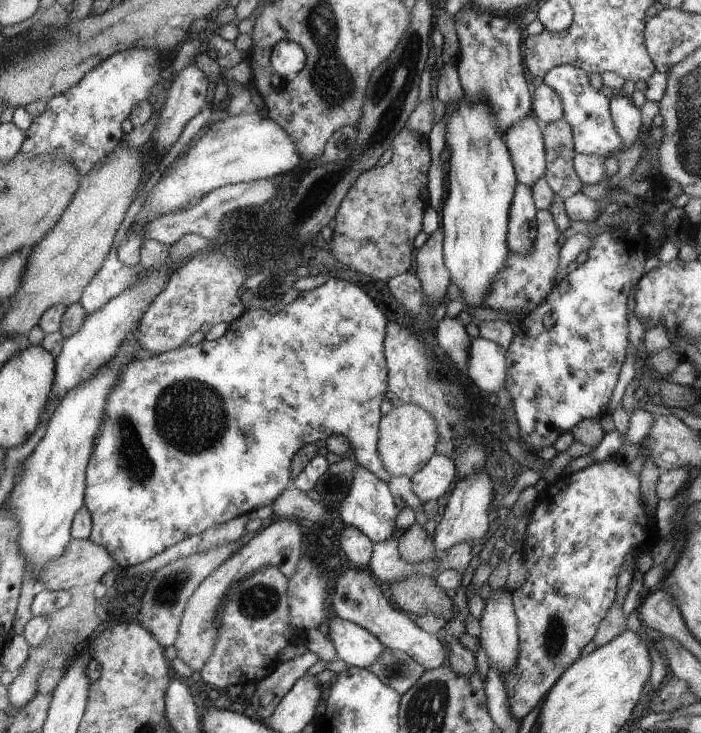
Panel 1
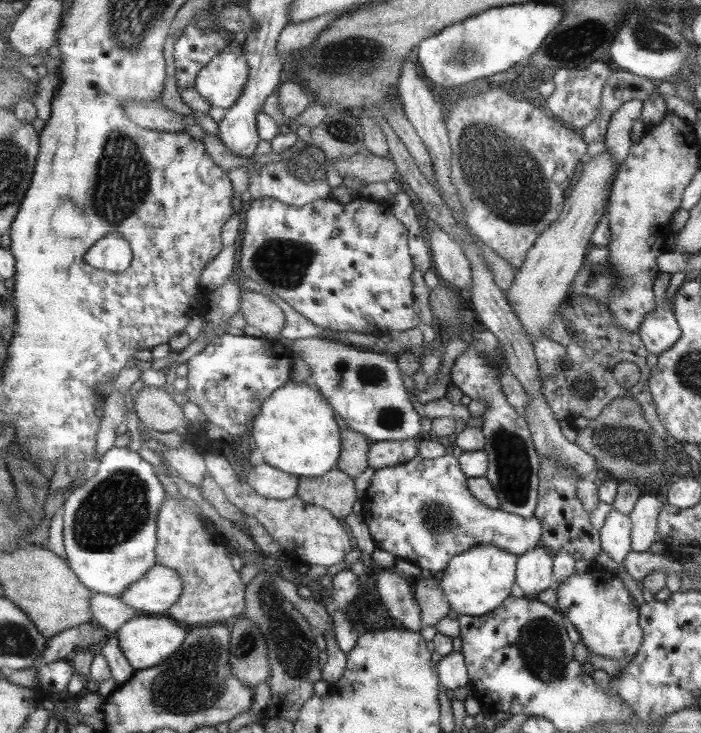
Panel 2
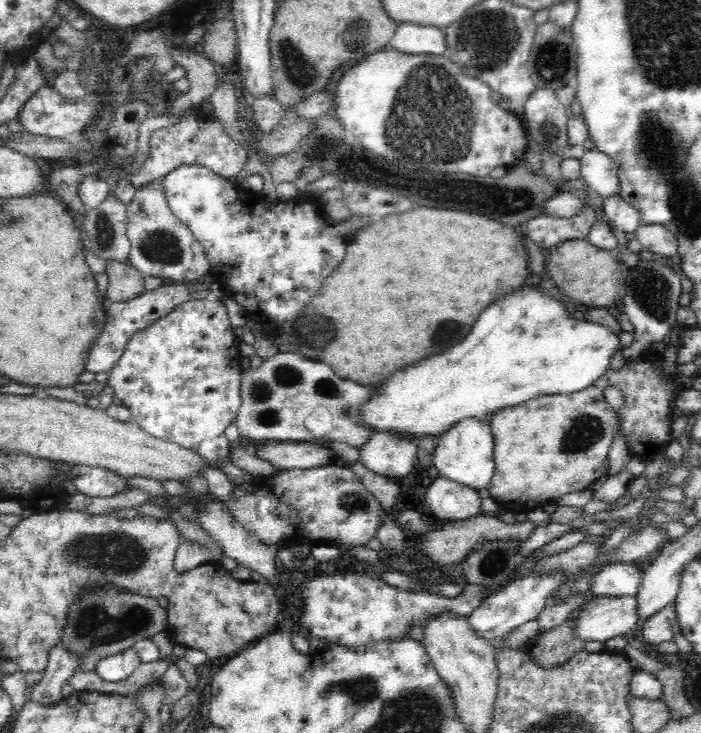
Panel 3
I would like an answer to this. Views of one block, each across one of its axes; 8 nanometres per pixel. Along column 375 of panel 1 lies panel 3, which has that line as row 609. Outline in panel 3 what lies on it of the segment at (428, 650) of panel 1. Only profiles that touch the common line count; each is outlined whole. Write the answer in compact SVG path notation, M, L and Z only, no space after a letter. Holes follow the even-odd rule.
M638 597L590 598L574 616L576 633L587 641L606 642L640 627Z

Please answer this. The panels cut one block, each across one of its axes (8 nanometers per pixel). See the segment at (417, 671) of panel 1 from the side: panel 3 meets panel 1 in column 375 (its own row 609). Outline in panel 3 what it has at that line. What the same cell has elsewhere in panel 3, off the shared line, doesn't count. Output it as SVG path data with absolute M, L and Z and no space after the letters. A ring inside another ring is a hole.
M672 599L660 610L654 611L640 623L644 640L649 644L662 645L664 642L674 641L676 632L681 632L678 613L676 613L676 601Z

